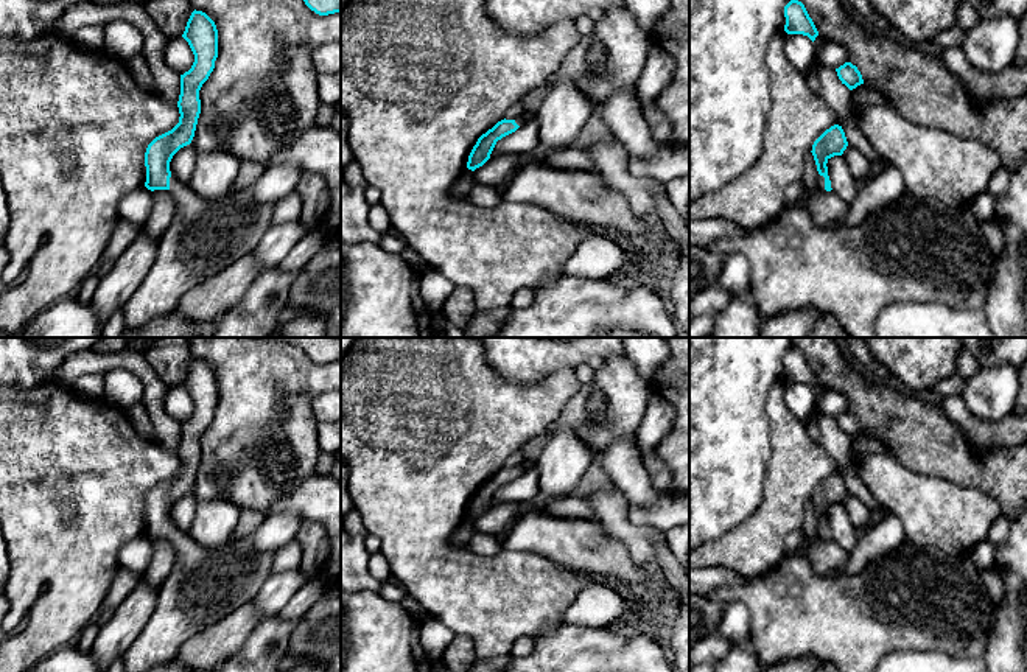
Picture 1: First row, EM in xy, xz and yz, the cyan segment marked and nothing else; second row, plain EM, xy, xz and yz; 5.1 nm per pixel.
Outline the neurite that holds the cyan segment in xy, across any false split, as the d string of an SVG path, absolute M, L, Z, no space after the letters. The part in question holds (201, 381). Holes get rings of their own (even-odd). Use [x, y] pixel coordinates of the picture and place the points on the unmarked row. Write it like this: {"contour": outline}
{"contour": "M191 361L182 386L195 411L181 423L179 471L156 485L145 501L145 535L168 538L177 558L157 590L149 621L123 653L124 672L149 672L174 661L187 639L251 602L272 574L274 554L257 551L251 535L233 538L223 548L204 548L171 524L173 504L195 485L199 439L218 406L218 378L205 361Z"}

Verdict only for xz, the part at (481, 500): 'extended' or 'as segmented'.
extended

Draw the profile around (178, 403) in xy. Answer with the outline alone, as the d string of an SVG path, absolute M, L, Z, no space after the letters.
M174 386L168 389L163 400L163 408L171 418L184 423L191 417L195 403L184 386Z

